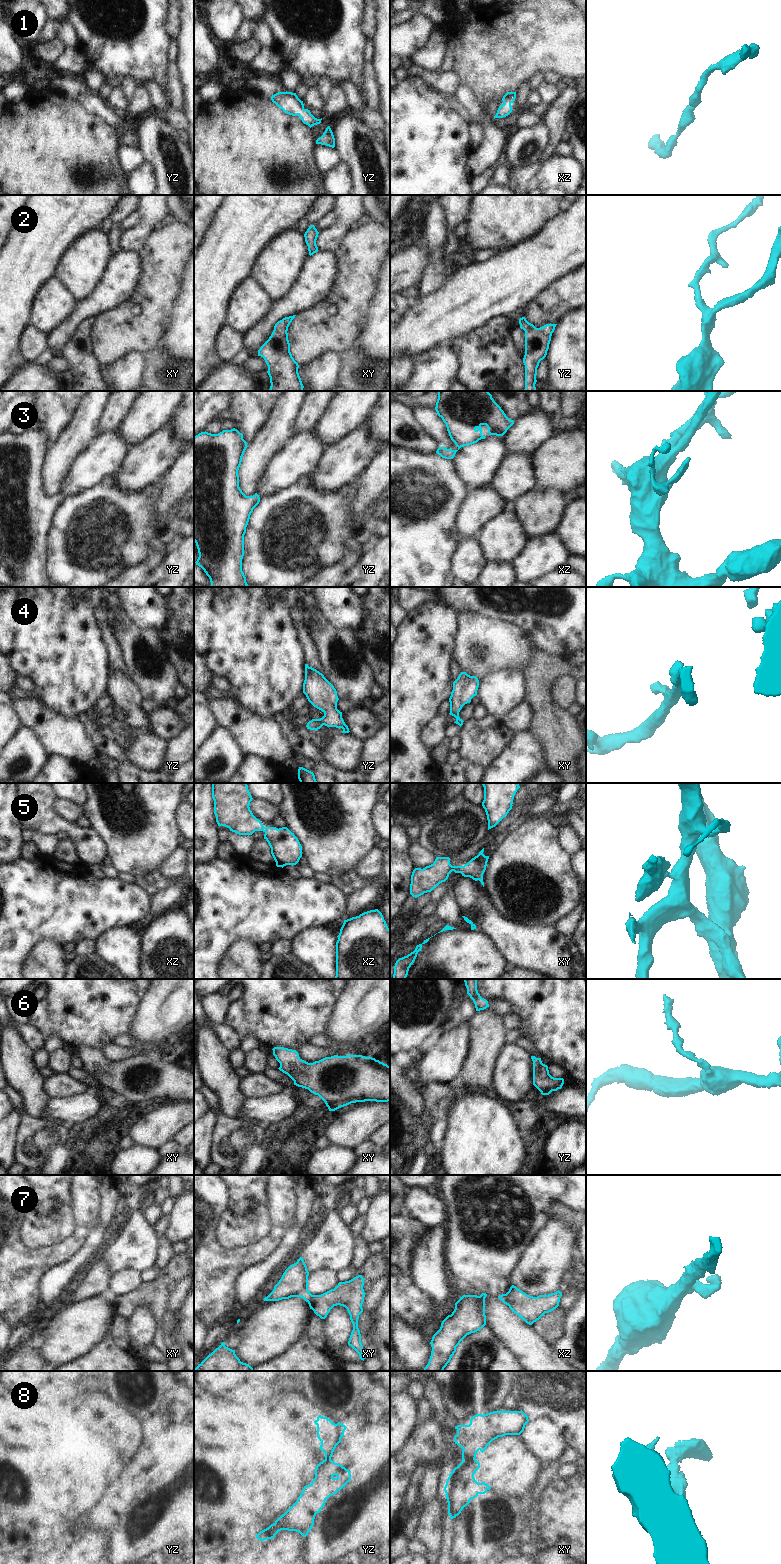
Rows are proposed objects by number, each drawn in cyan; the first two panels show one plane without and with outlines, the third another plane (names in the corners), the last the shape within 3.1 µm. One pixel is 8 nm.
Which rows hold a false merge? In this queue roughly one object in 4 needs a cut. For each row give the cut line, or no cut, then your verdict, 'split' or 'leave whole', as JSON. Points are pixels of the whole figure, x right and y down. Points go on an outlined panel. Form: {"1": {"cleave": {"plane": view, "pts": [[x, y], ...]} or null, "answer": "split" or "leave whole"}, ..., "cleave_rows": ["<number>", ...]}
{"1": {"cleave": null, "answer": "leave whole"}, "2": {"cleave": null, "answer": "leave whole"}, "3": {"cleave": null, "answer": "leave whole"}, "4": {"cleave": null, "answer": "leave whole"}, "5": {"cleave": null, "answer": "leave whole"}, "6": {"cleave": null, "answer": "leave whole"}, "7": {"cleave": {"plane": "xz", "pts": [[504, 1294], [507, 1304]]}, "answer": "split"}, "8": {"cleave": {"plane": "xy", "pts": [[474, 1458], [463, 1461]]}, "answer": "split"}, "cleave_rows": ["7", "8"]}

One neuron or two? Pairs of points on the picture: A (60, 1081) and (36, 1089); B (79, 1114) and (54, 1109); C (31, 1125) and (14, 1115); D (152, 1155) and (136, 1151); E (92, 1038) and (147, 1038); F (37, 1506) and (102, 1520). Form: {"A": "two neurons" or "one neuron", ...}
{"A": "two neurons", "B": "one neuron", "C": "two neurons", "D": "one neuron", "E": "two neurons", "F": "two neurons"}

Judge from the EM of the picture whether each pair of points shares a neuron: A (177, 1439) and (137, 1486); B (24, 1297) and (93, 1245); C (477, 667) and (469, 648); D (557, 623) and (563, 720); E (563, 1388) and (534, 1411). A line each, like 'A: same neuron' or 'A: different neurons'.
A: same neuron
B: different neurons
C: same neuron
D: different neurons
E: same neuron

